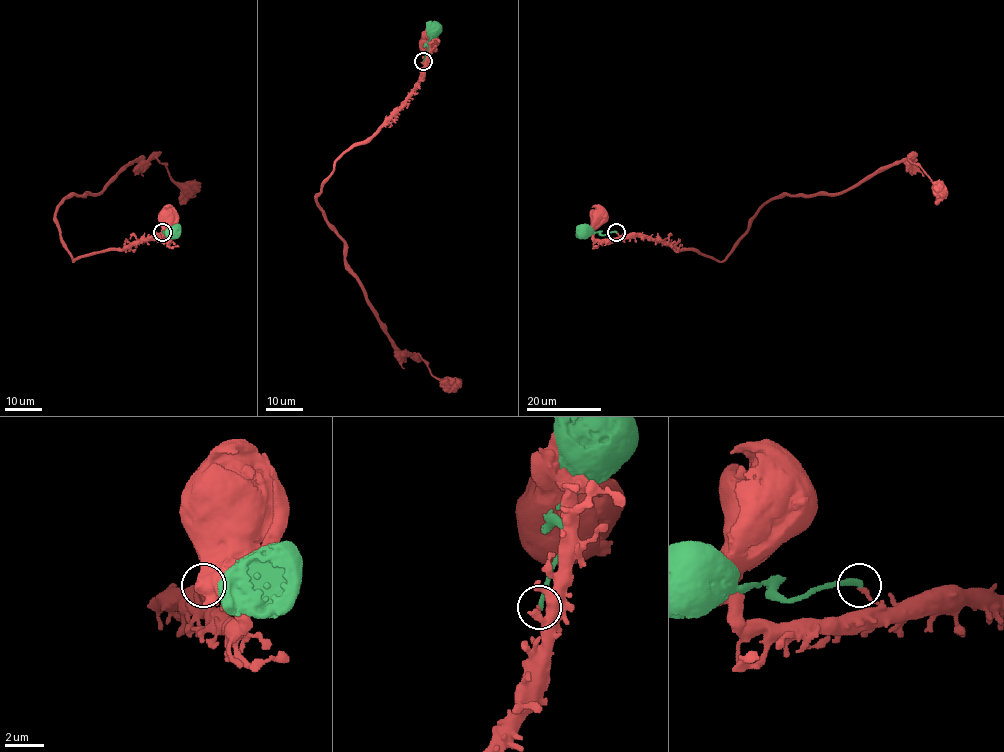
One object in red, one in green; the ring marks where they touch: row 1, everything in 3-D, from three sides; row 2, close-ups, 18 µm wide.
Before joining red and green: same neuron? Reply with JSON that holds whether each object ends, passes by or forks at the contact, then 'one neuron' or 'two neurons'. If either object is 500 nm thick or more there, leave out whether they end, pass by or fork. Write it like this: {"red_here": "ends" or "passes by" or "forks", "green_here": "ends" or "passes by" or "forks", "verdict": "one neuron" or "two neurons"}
{"red_here": "ends", "green_here": "ends", "verdict": "two neurons"}

